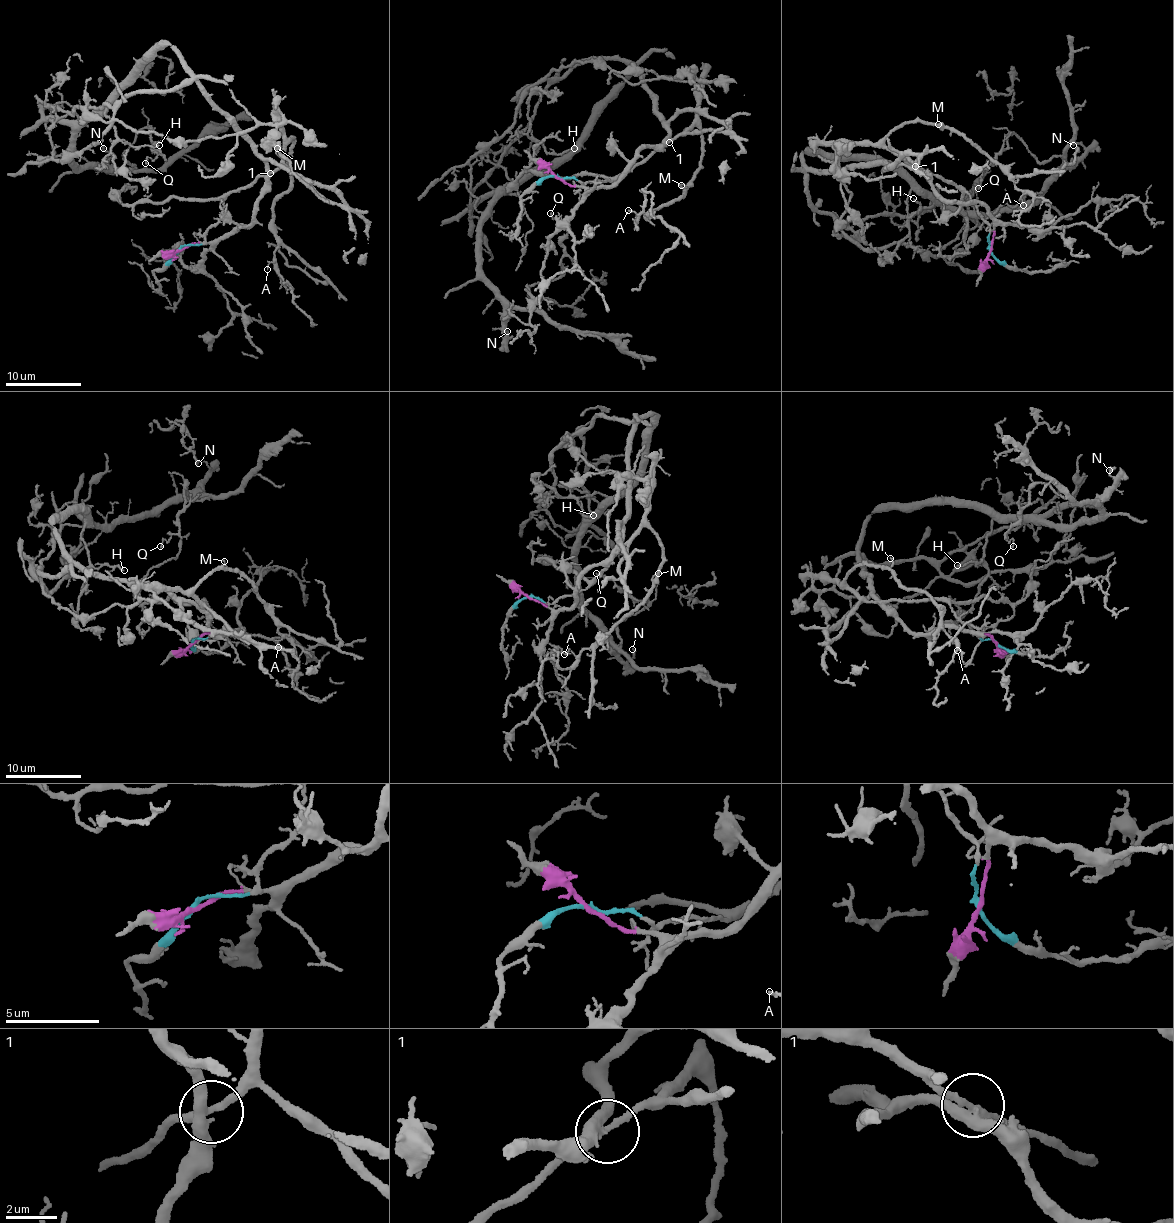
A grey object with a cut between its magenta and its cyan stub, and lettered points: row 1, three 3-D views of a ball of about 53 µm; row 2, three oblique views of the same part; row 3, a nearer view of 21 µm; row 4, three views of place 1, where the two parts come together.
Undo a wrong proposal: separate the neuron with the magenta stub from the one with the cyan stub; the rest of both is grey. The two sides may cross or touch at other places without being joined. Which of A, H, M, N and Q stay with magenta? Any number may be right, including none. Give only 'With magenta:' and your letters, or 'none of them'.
With magenta: H, N, Q

